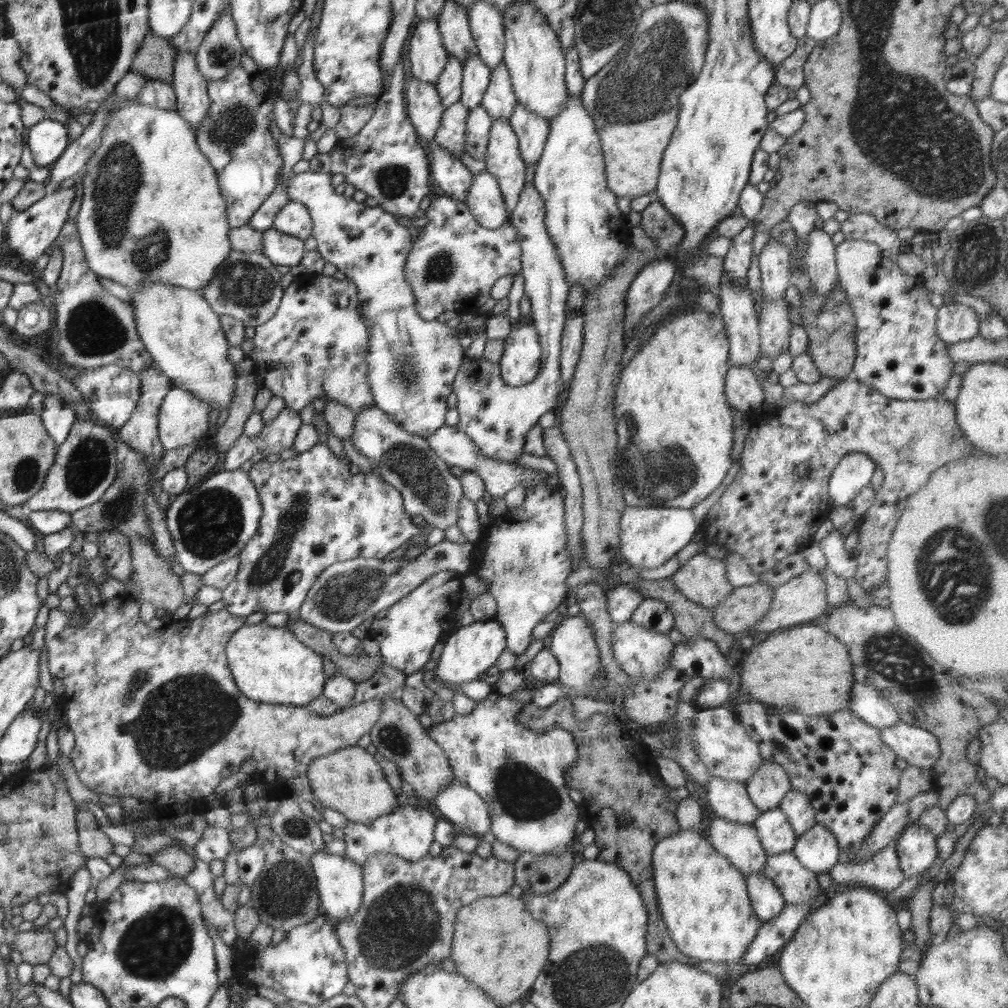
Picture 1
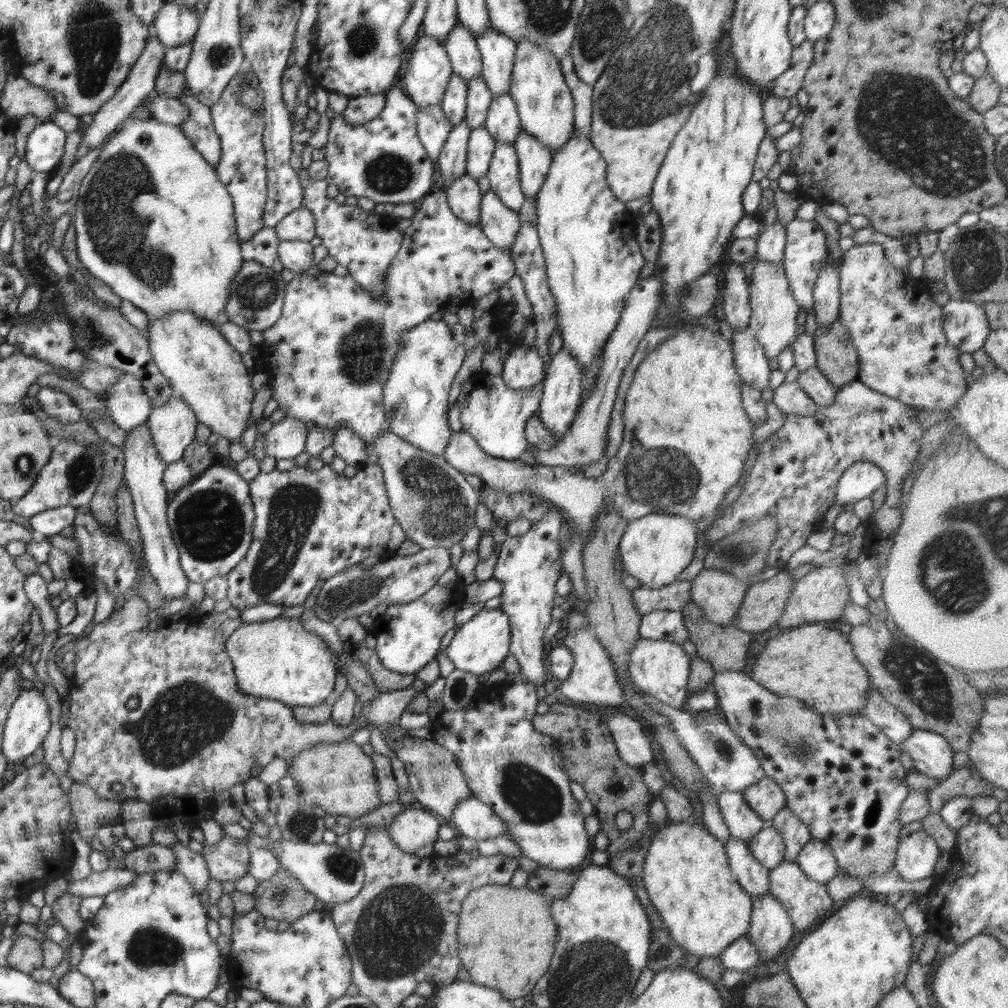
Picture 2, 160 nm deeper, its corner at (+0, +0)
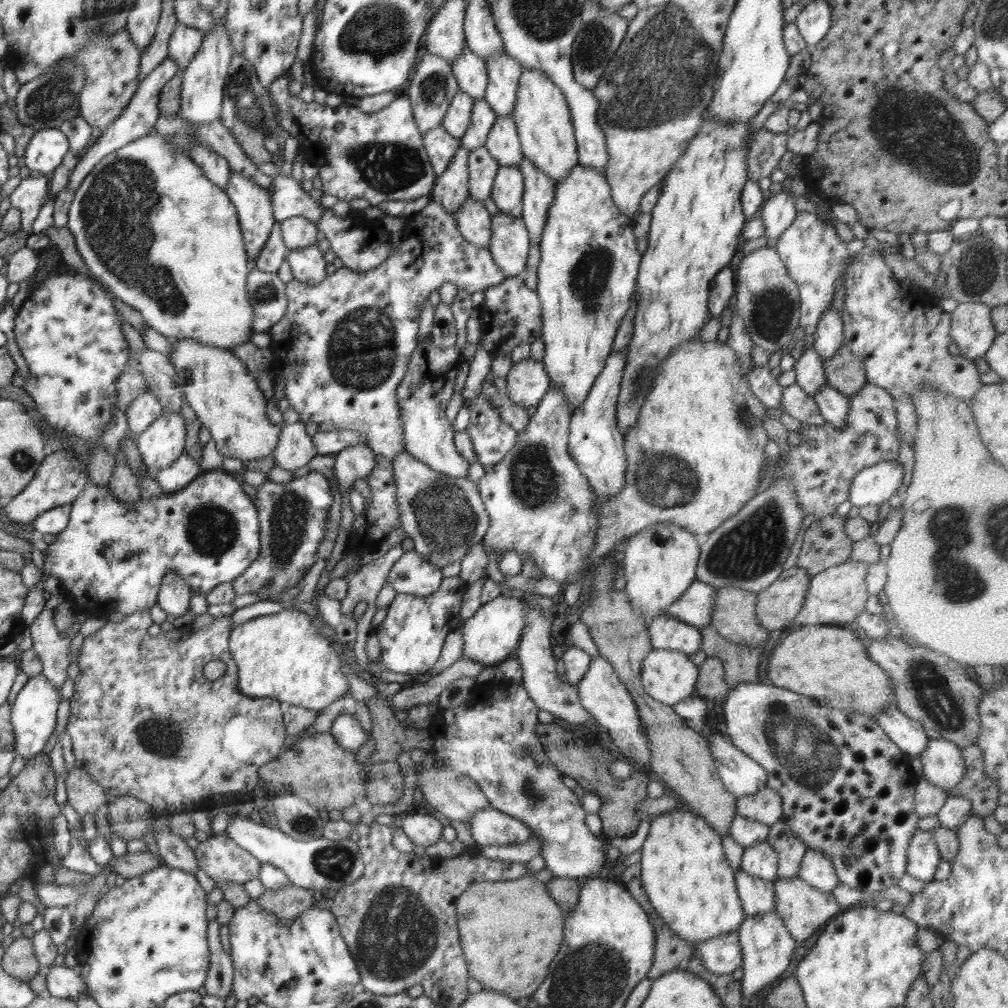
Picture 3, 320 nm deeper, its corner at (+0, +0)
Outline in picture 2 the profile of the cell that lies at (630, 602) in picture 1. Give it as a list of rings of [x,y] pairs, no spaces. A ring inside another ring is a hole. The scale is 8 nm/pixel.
[[[674,581],[662,588],[640,586],[631,591],[633,603],[641,615],[655,610],[682,611],[691,602],[691,581]]]

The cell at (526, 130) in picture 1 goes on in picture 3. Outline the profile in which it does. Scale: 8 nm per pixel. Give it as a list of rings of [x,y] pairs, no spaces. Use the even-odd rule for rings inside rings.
[[[525,156],[519,169],[524,177],[523,210],[520,218],[525,222],[532,244],[542,240],[548,209],[552,207],[555,195],[555,182],[536,168]]]

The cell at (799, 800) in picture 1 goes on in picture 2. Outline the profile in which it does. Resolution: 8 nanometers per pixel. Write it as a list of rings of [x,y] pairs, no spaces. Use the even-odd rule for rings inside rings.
[[[786,806],[770,820],[770,823],[784,839],[784,858],[796,860],[802,847],[812,839],[809,826],[798,820],[796,815]]]

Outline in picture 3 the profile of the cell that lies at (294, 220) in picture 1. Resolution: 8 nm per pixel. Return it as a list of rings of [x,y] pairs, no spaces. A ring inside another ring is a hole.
[[[302,216],[292,217],[280,223],[284,244],[289,250],[316,245],[320,239],[320,231],[316,224]]]

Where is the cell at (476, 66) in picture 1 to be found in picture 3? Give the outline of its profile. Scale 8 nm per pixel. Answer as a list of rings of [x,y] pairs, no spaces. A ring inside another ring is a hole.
[[[484,98],[474,99],[470,126],[460,139],[460,145],[467,148],[469,152],[485,146],[488,133],[495,125],[497,117]]]

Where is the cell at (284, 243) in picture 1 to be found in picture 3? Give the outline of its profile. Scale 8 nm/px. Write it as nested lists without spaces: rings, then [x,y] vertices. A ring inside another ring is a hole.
[[[318,244],[290,250],[286,261],[289,262],[293,277],[304,284],[318,284],[326,278],[327,262]]]

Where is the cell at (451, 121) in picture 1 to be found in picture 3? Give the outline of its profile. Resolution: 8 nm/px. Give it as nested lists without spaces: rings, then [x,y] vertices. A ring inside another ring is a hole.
[[[460,145],[450,166],[437,177],[430,194],[436,204],[440,203],[446,213],[452,213],[454,216],[469,197],[469,154],[467,148]]]

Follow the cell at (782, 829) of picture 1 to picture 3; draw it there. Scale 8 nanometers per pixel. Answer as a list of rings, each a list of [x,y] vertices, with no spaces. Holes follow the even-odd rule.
[[[765,842],[744,848],[741,870],[762,880],[774,881],[777,878],[778,855],[774,847]]]

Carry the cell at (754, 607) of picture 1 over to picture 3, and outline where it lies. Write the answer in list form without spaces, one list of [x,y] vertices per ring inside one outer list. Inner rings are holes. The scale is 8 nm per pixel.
[[[794,566],[759,592],[756,618],[760,626],[768,631],[787,628],[802,610],[810,579],[805,568]]]

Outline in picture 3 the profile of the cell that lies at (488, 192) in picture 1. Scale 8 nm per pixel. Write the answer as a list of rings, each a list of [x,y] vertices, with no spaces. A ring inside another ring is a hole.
[[[506,213],[491,217],[489,251],[506,279],[525,271],[530,239],[525,222]]]

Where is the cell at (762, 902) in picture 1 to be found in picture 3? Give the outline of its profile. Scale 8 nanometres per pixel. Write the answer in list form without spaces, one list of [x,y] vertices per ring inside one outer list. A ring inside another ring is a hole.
[[[774,911],[756,917],[746,917],[738,934],[743,957],[741,967],[744,971],[744,977],[740,980],[741,998],[754,1000],[760,989],[774,984],[786,972],[797,945],[788,933],[784,921]]]

